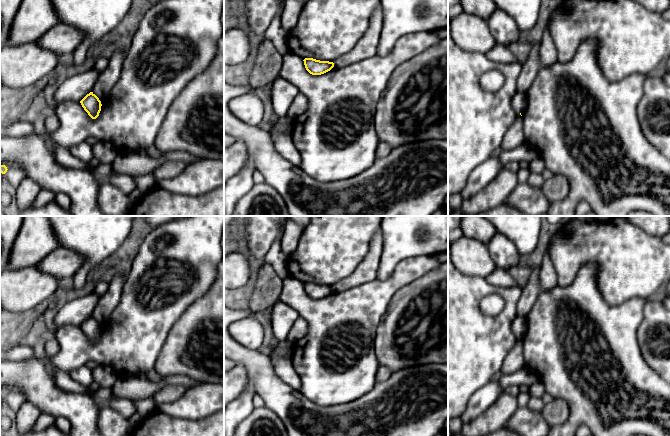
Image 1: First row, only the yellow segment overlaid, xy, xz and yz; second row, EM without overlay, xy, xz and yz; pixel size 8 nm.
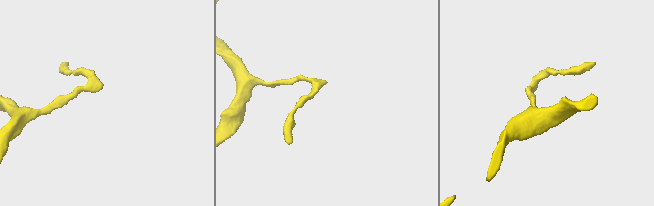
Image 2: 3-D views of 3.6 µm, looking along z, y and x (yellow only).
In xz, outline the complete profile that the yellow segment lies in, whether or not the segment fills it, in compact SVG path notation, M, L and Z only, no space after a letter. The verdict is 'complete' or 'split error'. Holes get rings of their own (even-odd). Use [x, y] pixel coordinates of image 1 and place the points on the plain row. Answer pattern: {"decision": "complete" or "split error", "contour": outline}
{"decision": "complete", "contour": "M305 282L303 285L306 294L312 299L324 298L334 291L334 287L329 285L320 285L313 282Z"}

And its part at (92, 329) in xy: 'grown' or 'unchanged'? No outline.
unchanged

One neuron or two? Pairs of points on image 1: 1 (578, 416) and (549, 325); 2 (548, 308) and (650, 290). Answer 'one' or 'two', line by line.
1: one
2: two

